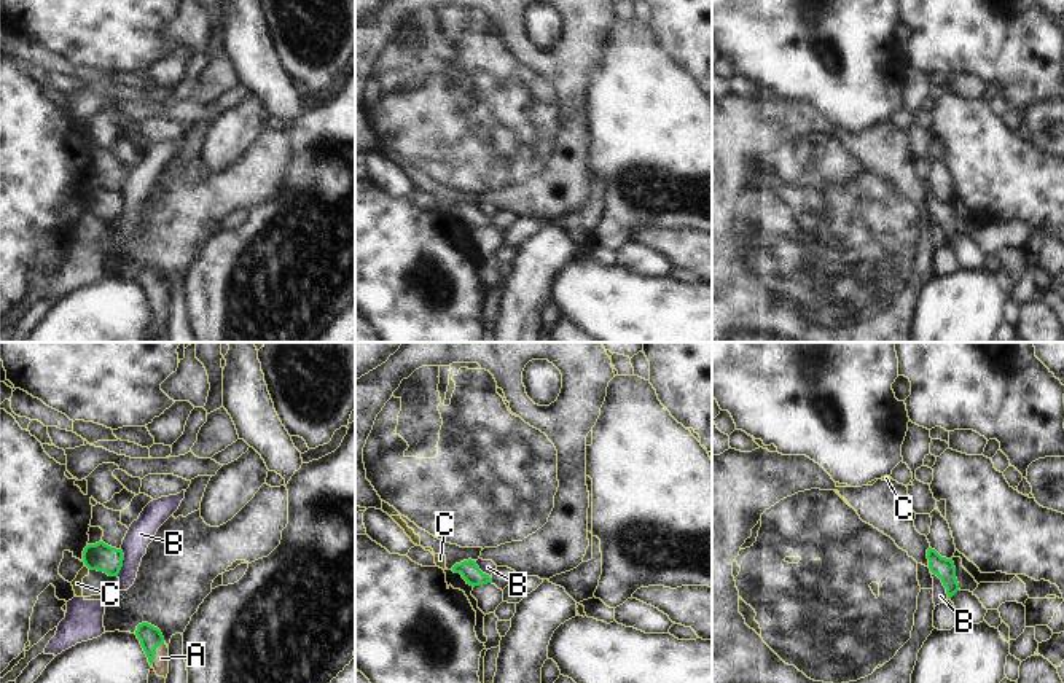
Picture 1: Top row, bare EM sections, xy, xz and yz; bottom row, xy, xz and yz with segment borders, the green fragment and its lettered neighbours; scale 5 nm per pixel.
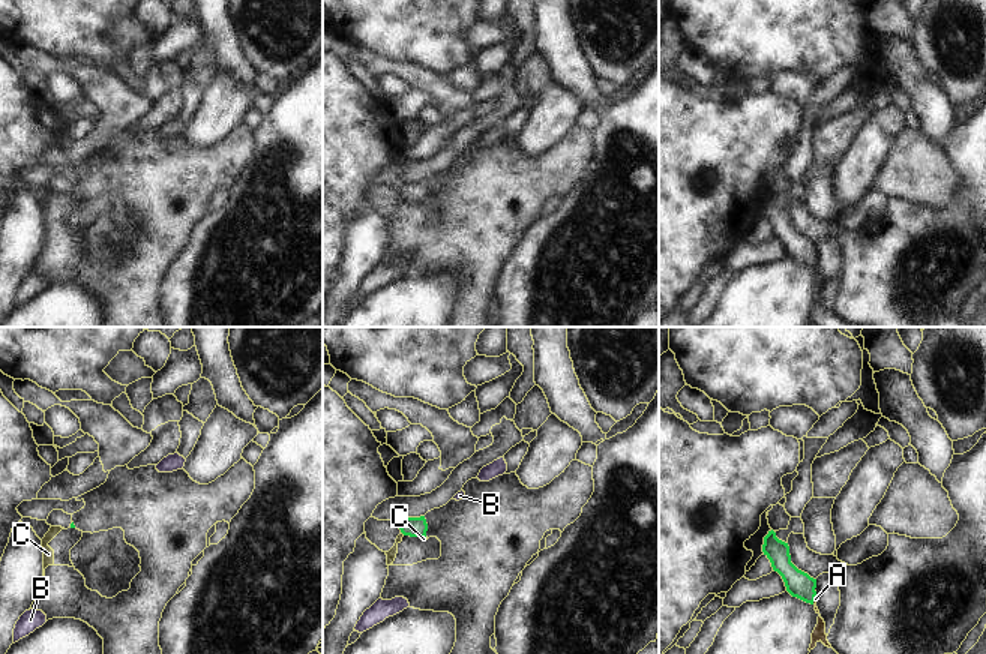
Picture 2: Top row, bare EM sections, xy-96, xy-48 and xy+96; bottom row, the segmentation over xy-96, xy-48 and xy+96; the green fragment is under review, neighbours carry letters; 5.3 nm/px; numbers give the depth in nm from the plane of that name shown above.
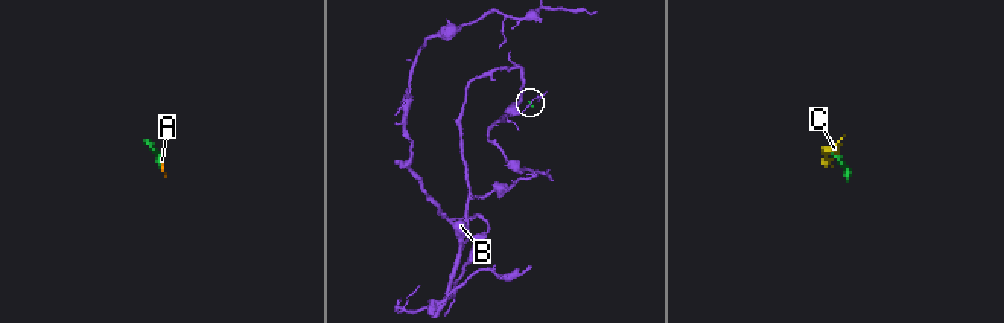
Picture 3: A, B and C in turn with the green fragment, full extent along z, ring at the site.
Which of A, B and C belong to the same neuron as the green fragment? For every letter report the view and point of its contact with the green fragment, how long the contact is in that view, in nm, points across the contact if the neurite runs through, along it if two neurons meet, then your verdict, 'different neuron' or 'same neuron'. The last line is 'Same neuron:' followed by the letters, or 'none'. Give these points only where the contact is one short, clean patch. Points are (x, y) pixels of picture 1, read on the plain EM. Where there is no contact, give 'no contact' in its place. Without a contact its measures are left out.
A: meets green in xy at (155, 296); contact 140 nm long; runs through xy (150, 281), (155, 296), (161, 301); same neuron
B: meets green in yz at (943, 228); contact 170 nm long; border along yz (930, 214), (940, 223), (948, 241); different neuron
C: meets green in xy at (88, 210); contact 40 nm long; border along xy (85, 207), (89, 212); different neuron
Same neuron: A

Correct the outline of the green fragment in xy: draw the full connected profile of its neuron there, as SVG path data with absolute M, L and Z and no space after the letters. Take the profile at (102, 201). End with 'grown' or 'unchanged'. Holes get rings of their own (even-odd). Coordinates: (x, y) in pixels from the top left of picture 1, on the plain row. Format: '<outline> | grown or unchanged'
M104 185L88 188L83 194L83 205L89 213L104 215L108 220L118 220L123 210L124 197Z | unchanged

